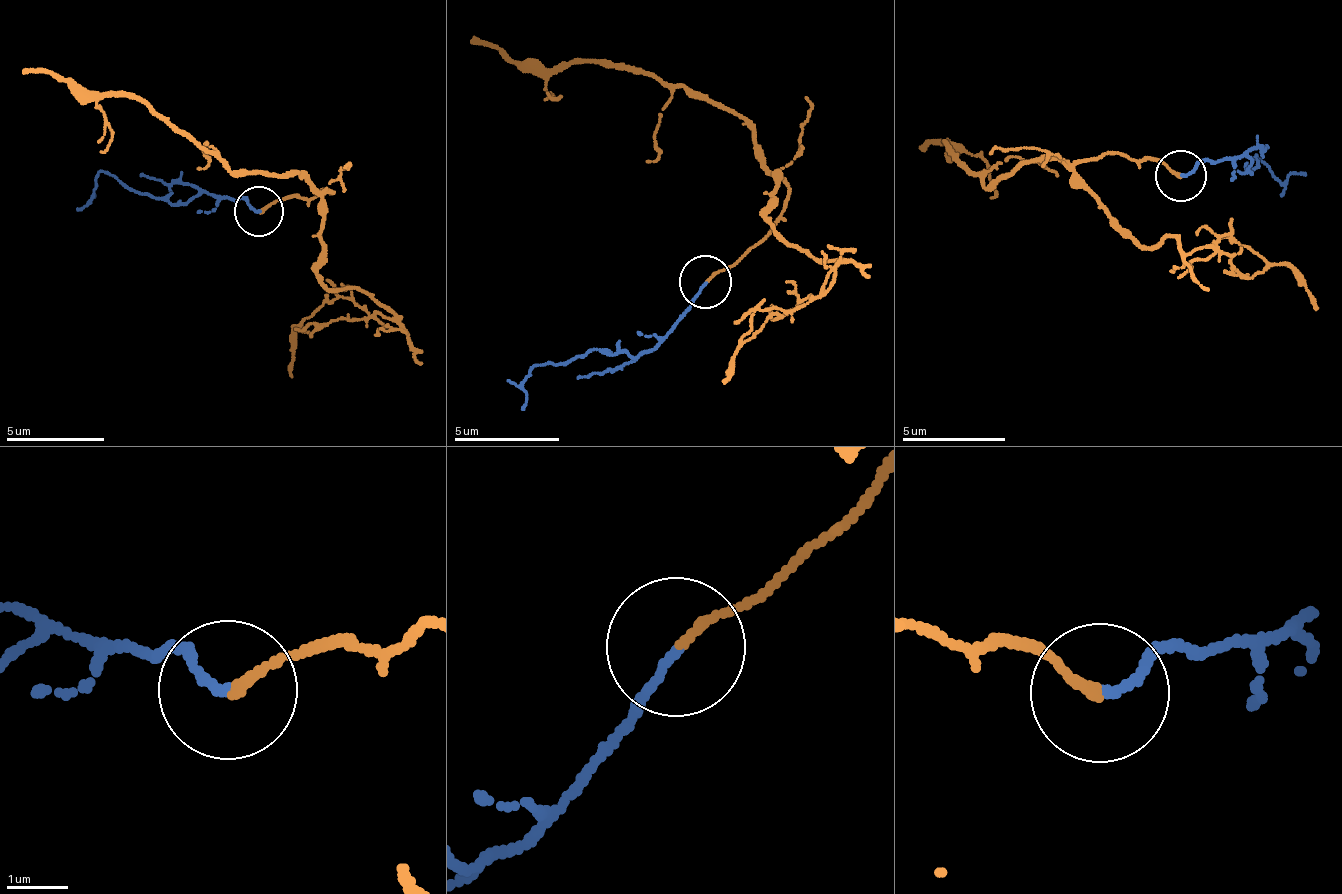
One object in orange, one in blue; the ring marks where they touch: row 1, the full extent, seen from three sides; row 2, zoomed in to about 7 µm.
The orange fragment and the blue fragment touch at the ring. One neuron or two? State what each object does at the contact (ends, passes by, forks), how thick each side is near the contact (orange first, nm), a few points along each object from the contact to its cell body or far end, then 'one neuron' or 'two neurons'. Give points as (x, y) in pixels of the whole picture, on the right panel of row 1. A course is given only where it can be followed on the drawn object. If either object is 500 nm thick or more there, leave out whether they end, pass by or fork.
orange ends | blue ends | 130/130 nm | orange via (1179, 177), (1162, 160), (1037, 160), (989, 183), (961, 168), (947, 146), (956, 153), (917, 145) | blue via (1179, 177), (1206, 160), (1244, 155), (1251, 175), (1258, 169), (1255, 155), (1276, 179), (1307, 174) | one neuron

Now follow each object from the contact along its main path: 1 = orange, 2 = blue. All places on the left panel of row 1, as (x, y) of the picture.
1: (257, 212), (286, 198), (332, 192), (305, 175), (234, 169), (173, 134), (143, 102), (74, 95), (23, 67)
2: (257, 212), (244, 199), (206, 193), (167, 204), (128, 192), (103, 172), (91, 198)

